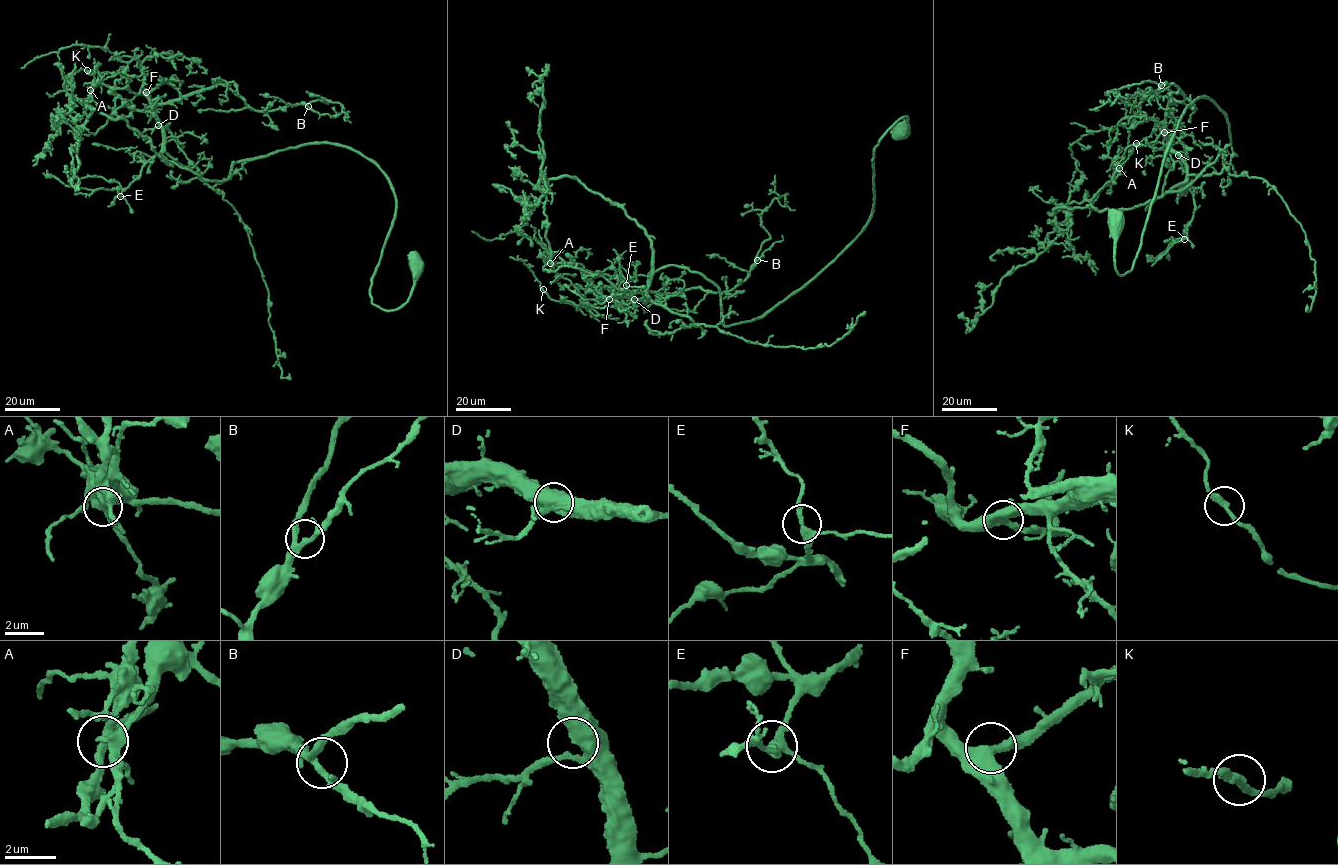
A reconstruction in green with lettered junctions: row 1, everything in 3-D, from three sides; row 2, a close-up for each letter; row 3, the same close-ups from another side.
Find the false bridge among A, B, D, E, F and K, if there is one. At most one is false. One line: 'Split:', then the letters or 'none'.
Split: none

